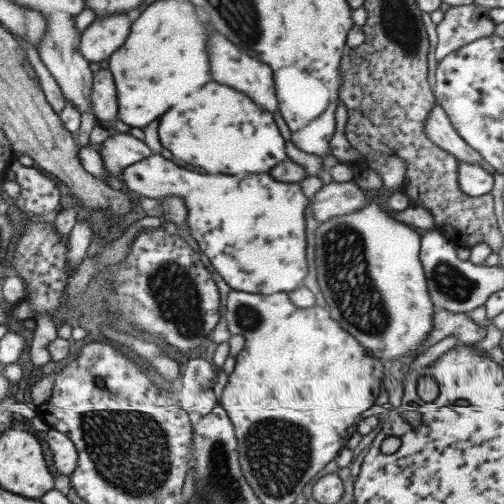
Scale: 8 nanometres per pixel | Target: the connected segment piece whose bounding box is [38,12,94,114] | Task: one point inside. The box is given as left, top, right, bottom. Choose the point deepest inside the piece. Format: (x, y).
(59, 50)

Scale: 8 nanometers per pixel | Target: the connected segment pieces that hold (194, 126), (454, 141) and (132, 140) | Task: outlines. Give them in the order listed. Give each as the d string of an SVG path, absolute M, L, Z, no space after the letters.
M213 79L206 82L200 90L186 94L178 104L174 104L168 112L164 112L164 116L160 116L158 119L159 124L158 120L154 120L153 123L157 122L162 146L170 150L173 156L180 158L182 162L204 168L206 174L262 176L262 174L270 174L272 167L287 159L286 140L282 138L273 115L268 110L264 110L260 104L252 102L252 98L248 98L248 94L242 94L242 92Z
M438 104L432 106L430 116L426 118L426 126L424 126L426 135L442 147L446 152L455 156L459 162L468 162L468 164L478 164L486 166L482 155L474 150L467 142L455 132L454 125L445 113L445 110L440 108Z
M118 133L101 144L100 156L108 176L121 178L122 169L154 155L142 139Z

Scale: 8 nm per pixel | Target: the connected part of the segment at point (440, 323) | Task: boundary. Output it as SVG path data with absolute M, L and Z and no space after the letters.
M440 309L434 312L434 330L430 337L423 343L429 347L442 341L448 335L458 337L458 343L474 346L486 336L487 326L481 326L468 317L466 313L454 313Z

